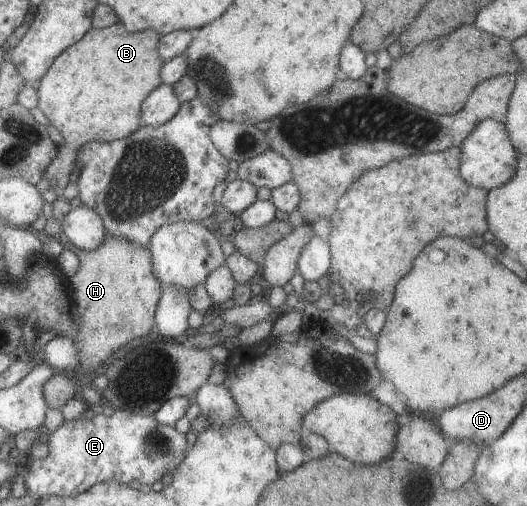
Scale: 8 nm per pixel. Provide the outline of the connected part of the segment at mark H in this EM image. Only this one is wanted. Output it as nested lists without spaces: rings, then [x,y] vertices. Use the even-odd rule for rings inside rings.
[[[105,235],[97,249],[90,252],[78,249],[75,253],[79,267],[77,273],[67,279],[67,285],[76,307],[76,334],[72,342],[77,350],[77,363],[72,370],[56,371],[43,384],[42,394],[48,408],[63,407],[69,399],[77,395],[81,389],[79,385],[87,380],[86,376],[95,371],[99,365],[103,365],[103,361],[110,357],[113,351],[131,341],[133,337],[145,337],[151,329],[154,329],[153,315],[161,295],[161,284],[154,278],[148,248],[133,245],[119,236]]]

